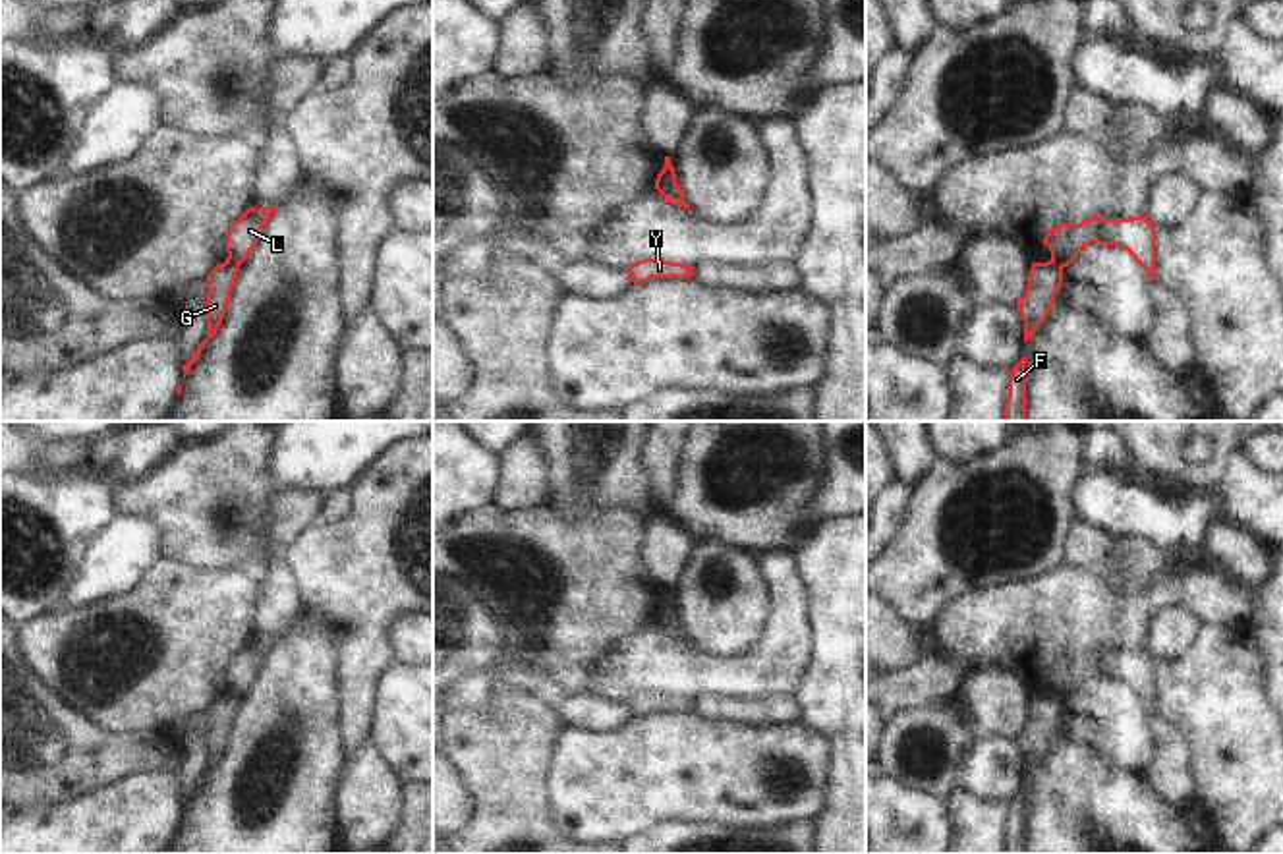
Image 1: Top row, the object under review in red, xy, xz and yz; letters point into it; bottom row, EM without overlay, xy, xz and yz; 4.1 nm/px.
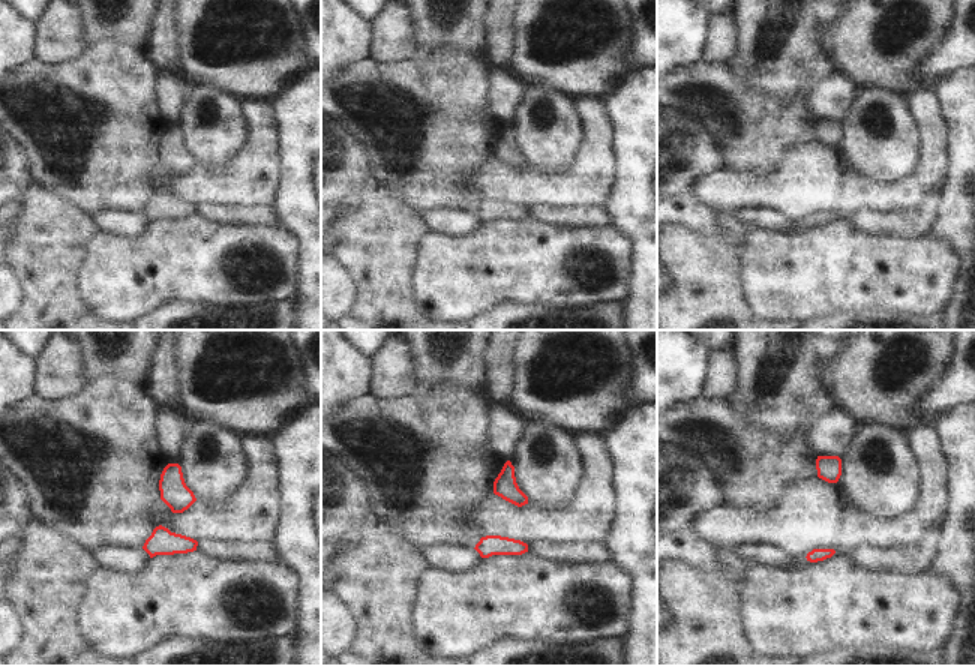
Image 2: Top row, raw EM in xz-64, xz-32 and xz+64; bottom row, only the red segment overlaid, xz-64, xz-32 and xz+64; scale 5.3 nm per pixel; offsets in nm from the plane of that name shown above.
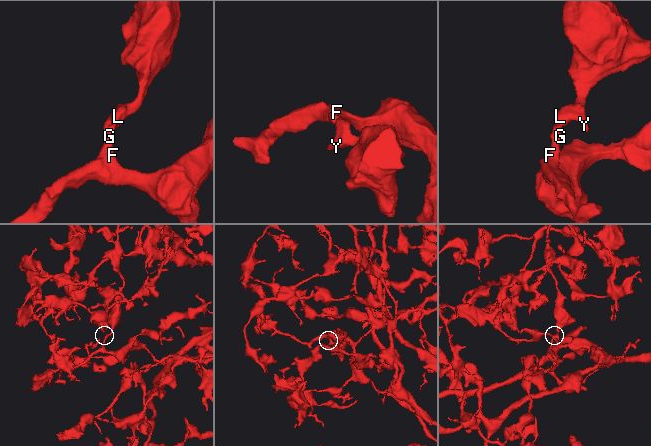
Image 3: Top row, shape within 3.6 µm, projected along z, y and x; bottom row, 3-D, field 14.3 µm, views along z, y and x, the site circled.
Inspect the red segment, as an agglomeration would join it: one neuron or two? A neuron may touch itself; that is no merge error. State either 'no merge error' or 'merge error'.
merge error

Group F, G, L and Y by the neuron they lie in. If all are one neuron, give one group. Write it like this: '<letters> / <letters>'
F G / L Y

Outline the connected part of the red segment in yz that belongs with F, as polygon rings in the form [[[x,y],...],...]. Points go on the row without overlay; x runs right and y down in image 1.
[[[1026,788],[1012,800],[1009,810],[1009,831],[1005,835],[1005,854],[1028,854],[1026,850]]]

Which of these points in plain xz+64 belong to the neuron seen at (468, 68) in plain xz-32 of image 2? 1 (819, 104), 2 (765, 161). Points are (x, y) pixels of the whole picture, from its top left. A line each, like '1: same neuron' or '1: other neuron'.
1: other neuron
2: same neuron

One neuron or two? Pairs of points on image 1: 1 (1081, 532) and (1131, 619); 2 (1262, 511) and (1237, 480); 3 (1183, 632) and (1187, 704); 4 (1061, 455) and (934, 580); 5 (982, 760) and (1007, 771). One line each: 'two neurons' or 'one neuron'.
1: two neurons
2: one neuron
3: two neurons
4: one neuron
5: one neuron

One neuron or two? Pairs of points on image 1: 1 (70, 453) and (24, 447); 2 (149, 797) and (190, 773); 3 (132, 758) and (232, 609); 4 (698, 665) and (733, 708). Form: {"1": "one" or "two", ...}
{"1": "one", "2": "two", "3": "two", "4": "two"}

